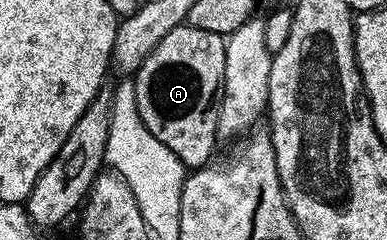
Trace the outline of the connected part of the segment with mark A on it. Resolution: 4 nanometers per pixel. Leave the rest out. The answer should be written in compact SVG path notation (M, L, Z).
M181 23L157 42L133 77L141 122L145 122L157 142L177 154L187 170L207 167L216 155L217 110L223 93L226 45L226 39L216 32Z

